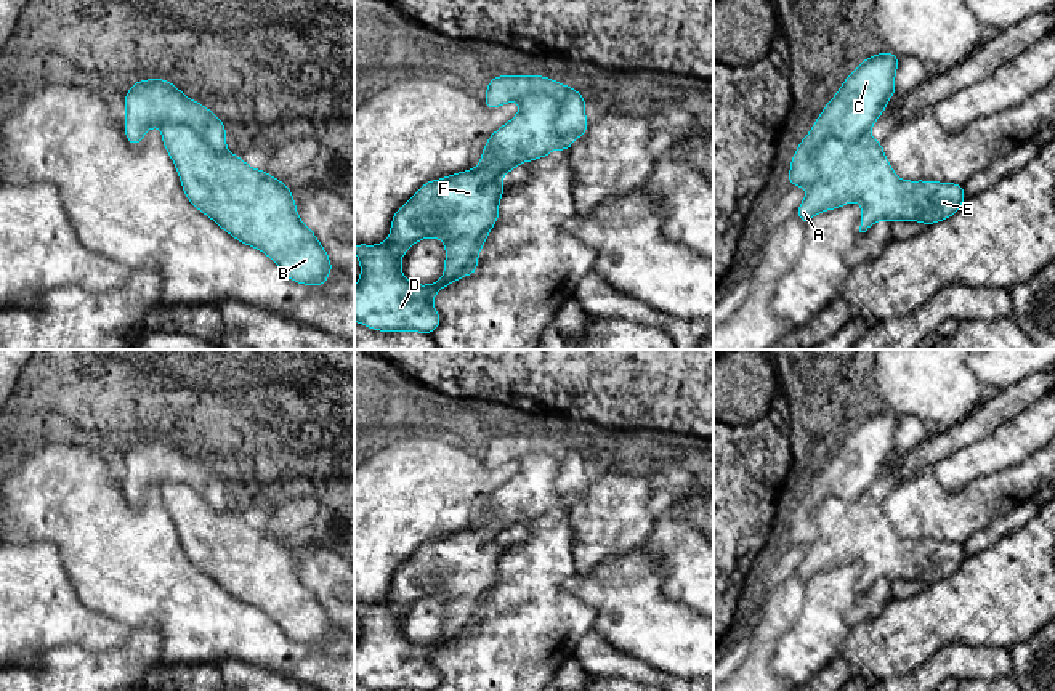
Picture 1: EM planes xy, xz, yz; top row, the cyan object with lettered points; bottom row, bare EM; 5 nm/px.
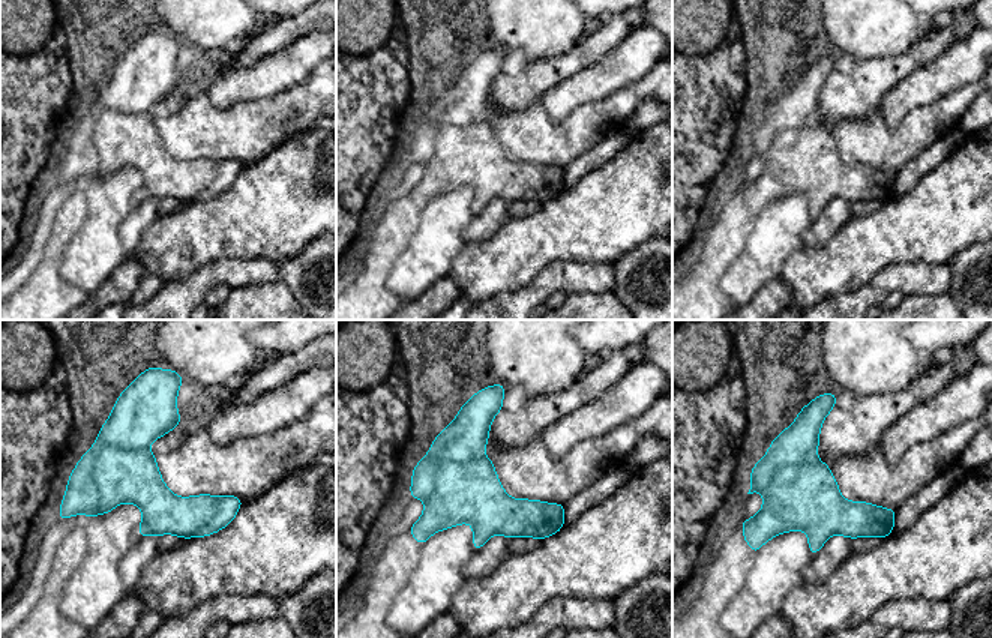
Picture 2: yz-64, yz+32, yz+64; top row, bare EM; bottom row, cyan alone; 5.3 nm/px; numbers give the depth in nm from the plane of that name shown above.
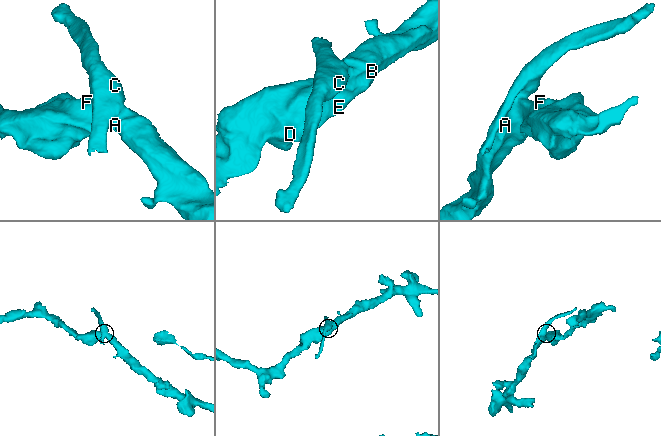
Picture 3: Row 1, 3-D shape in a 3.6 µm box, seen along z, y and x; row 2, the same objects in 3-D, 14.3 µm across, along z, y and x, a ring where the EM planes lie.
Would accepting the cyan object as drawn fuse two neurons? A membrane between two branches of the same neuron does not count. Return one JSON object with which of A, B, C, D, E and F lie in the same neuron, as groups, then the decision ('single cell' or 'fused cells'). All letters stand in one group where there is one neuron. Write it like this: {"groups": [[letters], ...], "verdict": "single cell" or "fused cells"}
{"groups": [["A", "B", "D", "E", "F"], ["C"]], "verdict": "fused cells"}

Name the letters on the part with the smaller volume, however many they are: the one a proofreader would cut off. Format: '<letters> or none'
C

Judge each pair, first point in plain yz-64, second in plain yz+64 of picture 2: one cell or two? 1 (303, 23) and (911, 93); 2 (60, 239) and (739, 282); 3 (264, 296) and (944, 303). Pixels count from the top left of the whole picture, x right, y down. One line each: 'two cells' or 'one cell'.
1: two cells
2: two cells
3: one cell

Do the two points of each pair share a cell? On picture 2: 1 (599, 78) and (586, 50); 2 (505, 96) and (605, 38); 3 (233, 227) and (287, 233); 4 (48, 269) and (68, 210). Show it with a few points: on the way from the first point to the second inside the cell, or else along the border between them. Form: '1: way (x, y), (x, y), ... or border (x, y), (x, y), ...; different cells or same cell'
1: border (622, 42), (599, 60), (574, 72), (563, 81); different cells
2: way (530, 86), (554, 65), (568, 65), (580, 57); same cell
3: way (246, 227), (273, 227); same cell
4: way (53, 254), (65, 225); same cell

